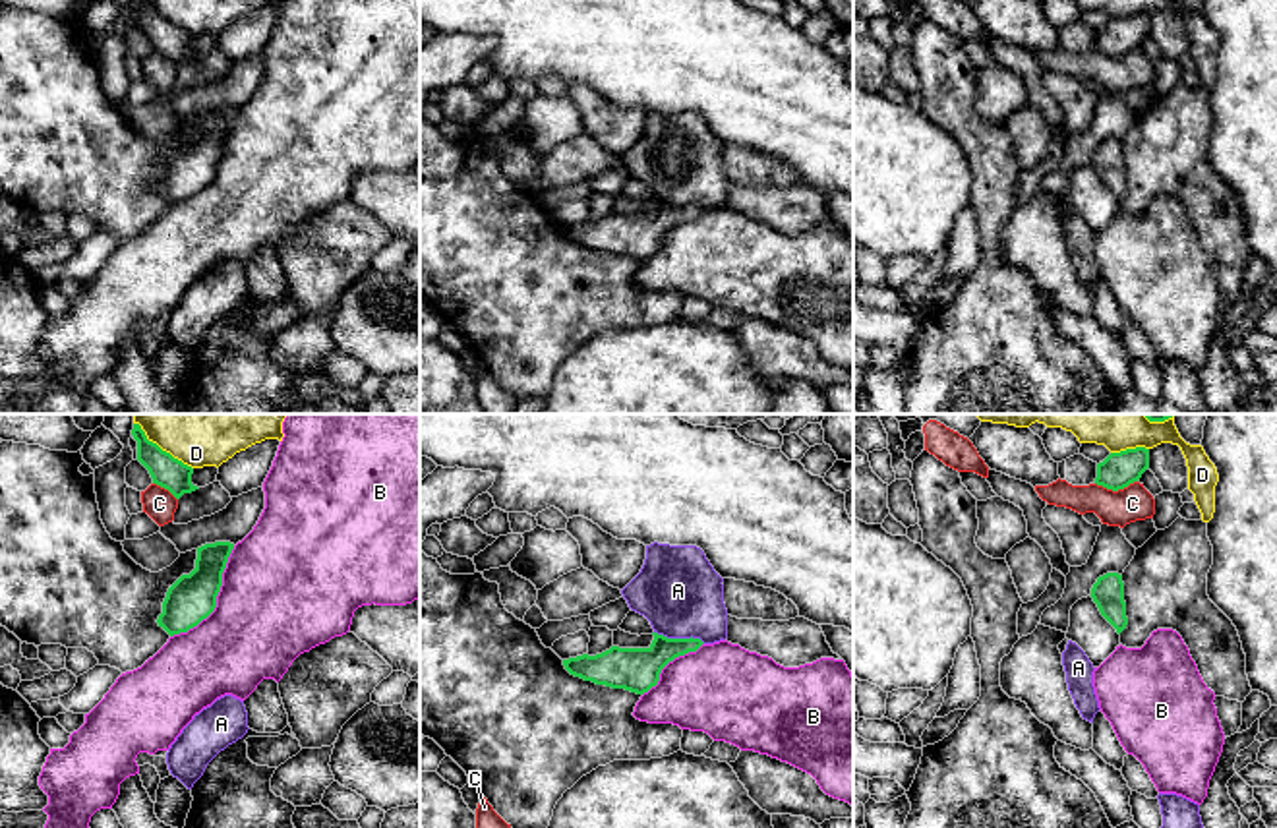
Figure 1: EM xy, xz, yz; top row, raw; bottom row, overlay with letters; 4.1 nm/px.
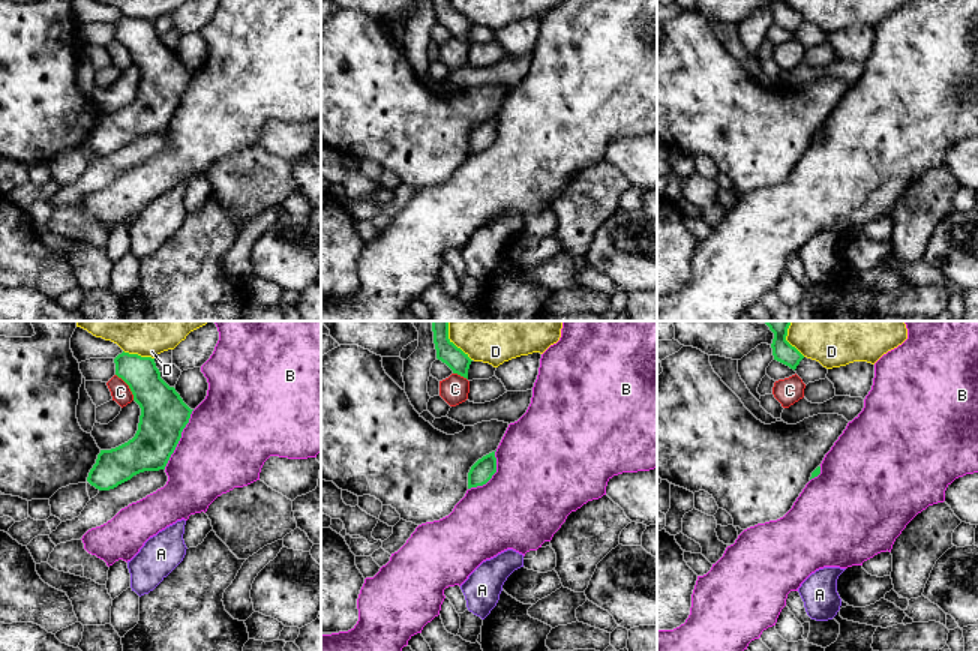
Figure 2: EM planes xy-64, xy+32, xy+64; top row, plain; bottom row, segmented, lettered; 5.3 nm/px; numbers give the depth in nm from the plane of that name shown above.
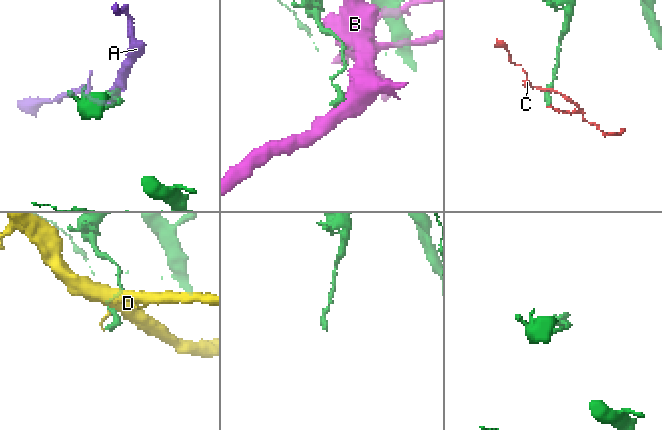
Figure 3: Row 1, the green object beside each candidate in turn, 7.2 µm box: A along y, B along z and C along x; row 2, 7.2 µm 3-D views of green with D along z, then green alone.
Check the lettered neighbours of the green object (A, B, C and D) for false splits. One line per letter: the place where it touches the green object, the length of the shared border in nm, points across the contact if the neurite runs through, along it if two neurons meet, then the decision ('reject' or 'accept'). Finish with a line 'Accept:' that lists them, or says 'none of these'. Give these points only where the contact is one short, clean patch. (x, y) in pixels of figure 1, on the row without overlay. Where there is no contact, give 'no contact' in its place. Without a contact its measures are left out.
A: xz (680, 206) | 220 nm | along xz (654, 198), (666, 204), (699, 204), (705, 209) | reject
B: xy (215, 167) | 460 nm | reject
C: yz (1115, 57) | 180 nm | along yz (1136, 47), (1117, 57), (1096, 51) | reject
D: xy (169, 20) | 260 nm | reject
Accept: none of these

